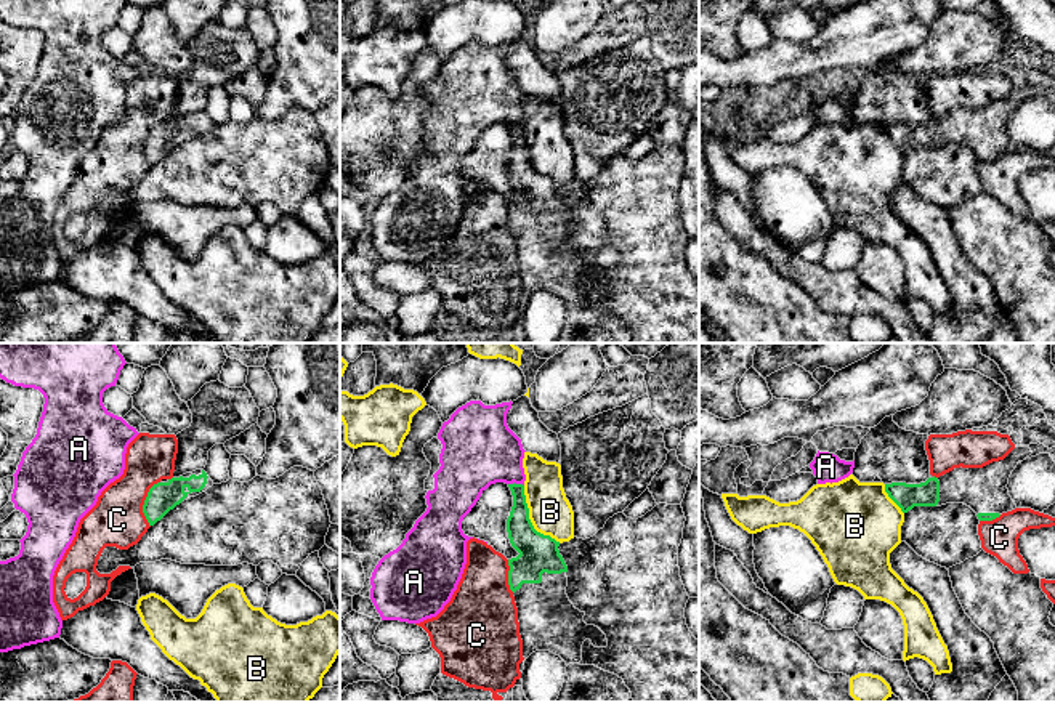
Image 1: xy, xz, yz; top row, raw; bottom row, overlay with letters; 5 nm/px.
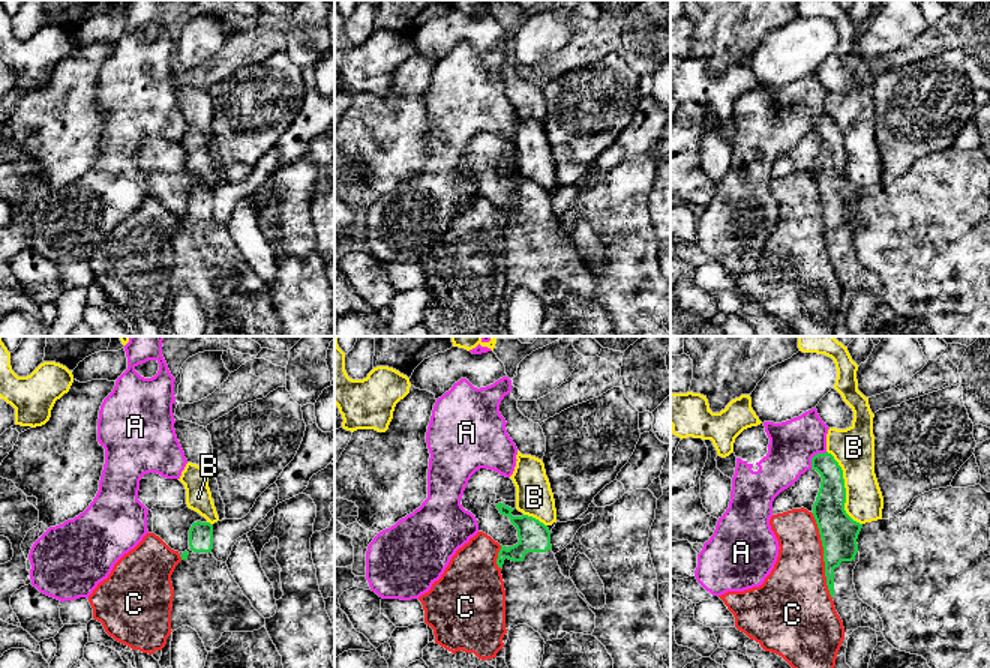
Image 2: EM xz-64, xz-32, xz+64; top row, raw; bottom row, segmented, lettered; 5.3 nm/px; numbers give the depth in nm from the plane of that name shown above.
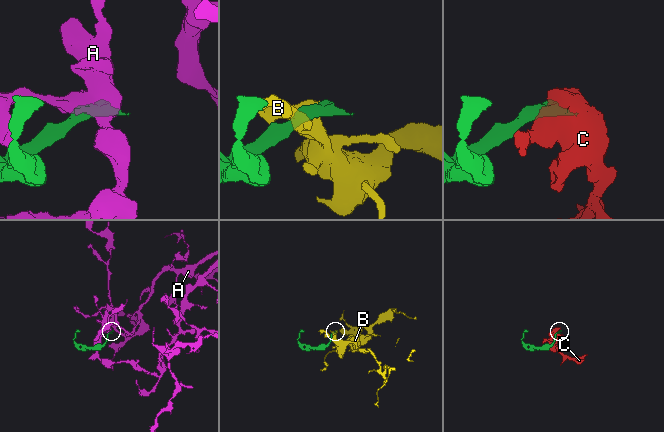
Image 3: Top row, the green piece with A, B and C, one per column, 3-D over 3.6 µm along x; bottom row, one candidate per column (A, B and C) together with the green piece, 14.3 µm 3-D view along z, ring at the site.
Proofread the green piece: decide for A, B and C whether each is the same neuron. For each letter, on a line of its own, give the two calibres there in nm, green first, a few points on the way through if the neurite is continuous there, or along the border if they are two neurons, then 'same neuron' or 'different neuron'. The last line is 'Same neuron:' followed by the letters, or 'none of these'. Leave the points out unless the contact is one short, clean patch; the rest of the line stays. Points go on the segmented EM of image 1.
A: 140 nm thick on the green side, 360 nm on the other; border along xz (509, 483), (520, 483), (523, 486); different neuron
B: 200 nm thick on the green side, 220 nm on the other; different neuron
C: 150 nm thick on the green side, 260 nm on the other; different neuron
Same neuron: none of these

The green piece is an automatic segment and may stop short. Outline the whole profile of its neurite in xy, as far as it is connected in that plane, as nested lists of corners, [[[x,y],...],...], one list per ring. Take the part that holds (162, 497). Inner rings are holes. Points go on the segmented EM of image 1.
[[[196,470],[180,478],[162,479],[154,484],[143,505],[149,526],[154,526],[181,502],[205,492],[212,486],[213,481],[204,470]]]

